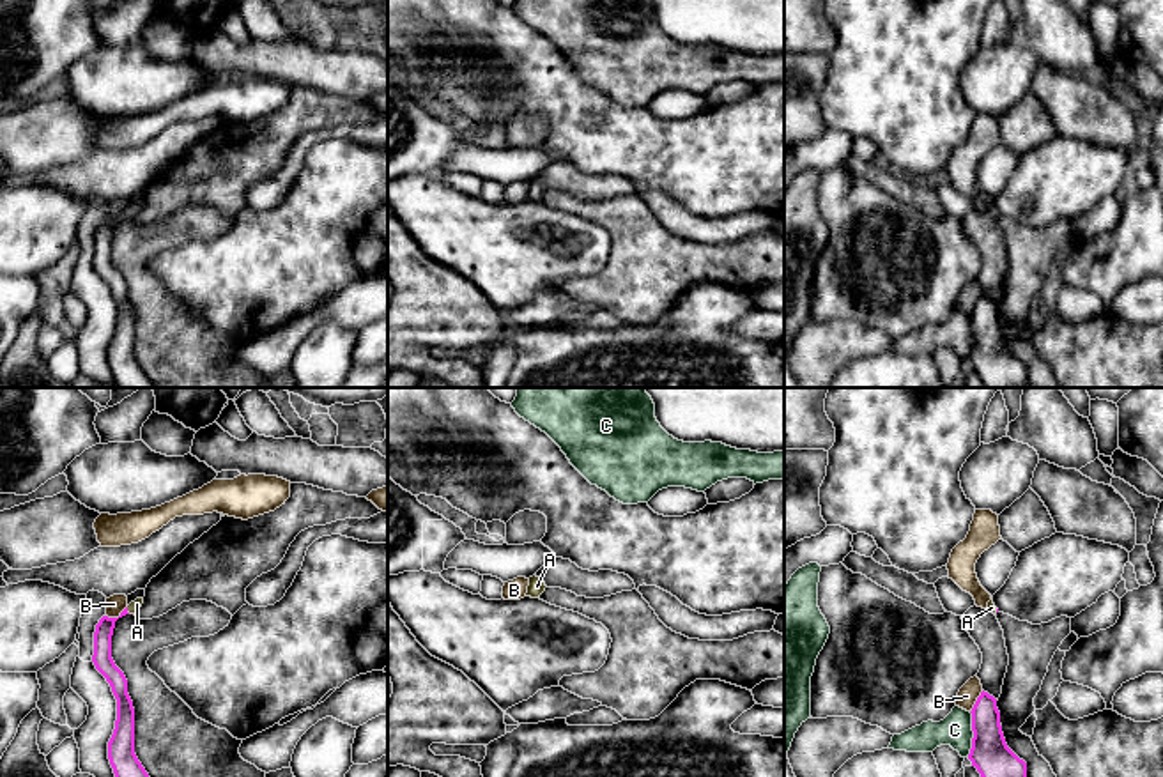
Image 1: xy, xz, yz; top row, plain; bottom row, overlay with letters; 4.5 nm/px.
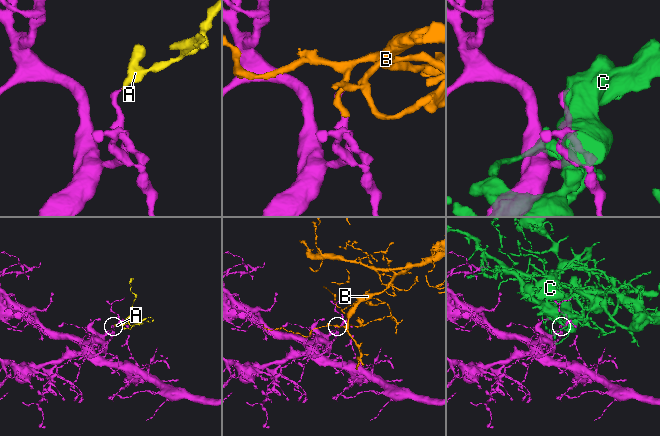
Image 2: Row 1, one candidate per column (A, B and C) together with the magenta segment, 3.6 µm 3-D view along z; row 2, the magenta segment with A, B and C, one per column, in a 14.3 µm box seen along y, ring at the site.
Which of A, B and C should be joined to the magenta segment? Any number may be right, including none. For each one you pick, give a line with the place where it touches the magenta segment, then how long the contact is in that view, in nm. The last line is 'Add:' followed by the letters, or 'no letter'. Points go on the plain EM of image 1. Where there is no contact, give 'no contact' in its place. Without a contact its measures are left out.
A: meets magenta in xy at (126, 215); contact 40 nm long
Add: A

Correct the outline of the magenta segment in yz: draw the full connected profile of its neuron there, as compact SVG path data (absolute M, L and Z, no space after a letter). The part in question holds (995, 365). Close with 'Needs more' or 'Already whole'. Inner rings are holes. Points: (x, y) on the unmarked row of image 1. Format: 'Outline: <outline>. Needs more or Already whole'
Outline: M981 296L972 312L972 352L968 363L986 388L1013 388L1027 382L1027 366L1005 347L997 303Z. Already whole

